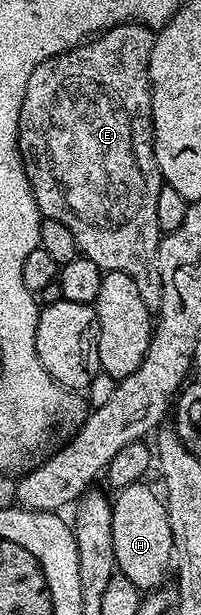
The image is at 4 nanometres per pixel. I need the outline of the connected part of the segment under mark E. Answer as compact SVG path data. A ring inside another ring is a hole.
M141 22L118 24L108 28L97 38L83 43L77 48L50 56L32 72L28 86L25 90L24 102L18 115L18 148L25 166L26 177L29 178L30 187L34 197L37 198L39 213L48 220L63 222L78 243L81 255L88 257L96 266L106 272L123 272L134 278L140 290L140 298L144 298L144 306L157 310L162 301L162 283L158 273L158 248L162 233L157 221L157 199L164 186L162 172L158 168L154 150L154 120L151 118L151 92L150 92L150 60L155 33Z

